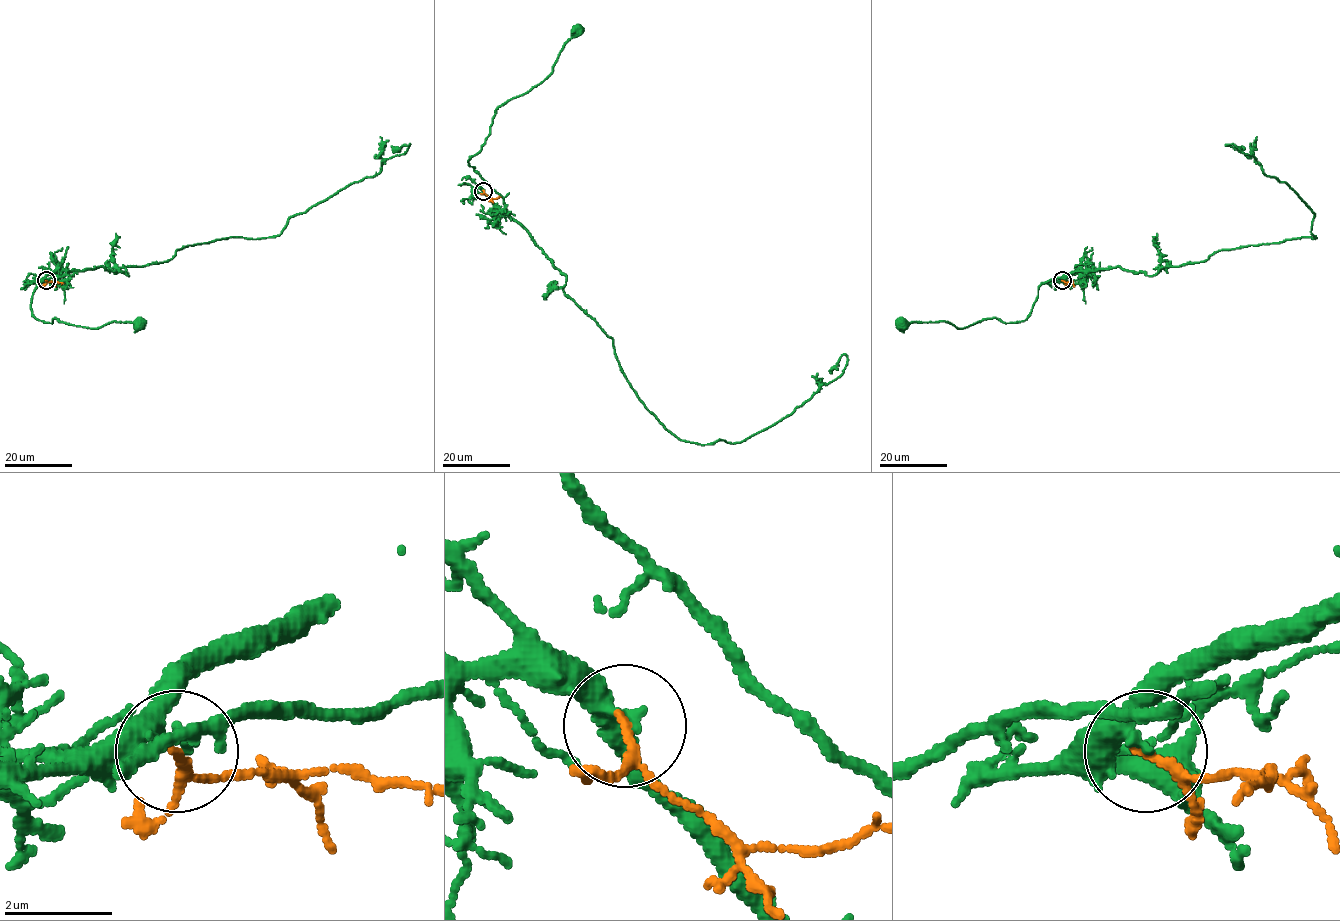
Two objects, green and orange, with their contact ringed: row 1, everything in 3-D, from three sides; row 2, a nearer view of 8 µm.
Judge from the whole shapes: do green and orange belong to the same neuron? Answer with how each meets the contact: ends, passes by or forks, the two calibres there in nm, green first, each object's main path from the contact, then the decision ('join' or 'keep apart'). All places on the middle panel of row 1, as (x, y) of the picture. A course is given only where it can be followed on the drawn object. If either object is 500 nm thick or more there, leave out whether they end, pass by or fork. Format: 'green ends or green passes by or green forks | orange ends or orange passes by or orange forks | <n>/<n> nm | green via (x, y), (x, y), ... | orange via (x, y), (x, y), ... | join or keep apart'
green passes by | orange passes by | 180/130 nm | green via (483, 191), (504, 209), (503, 198), (468, 161), (481, 149), (495, 110), (539, 85), (577, 30) | orange via (483, 191), (491, 198), (500, 197) | join

